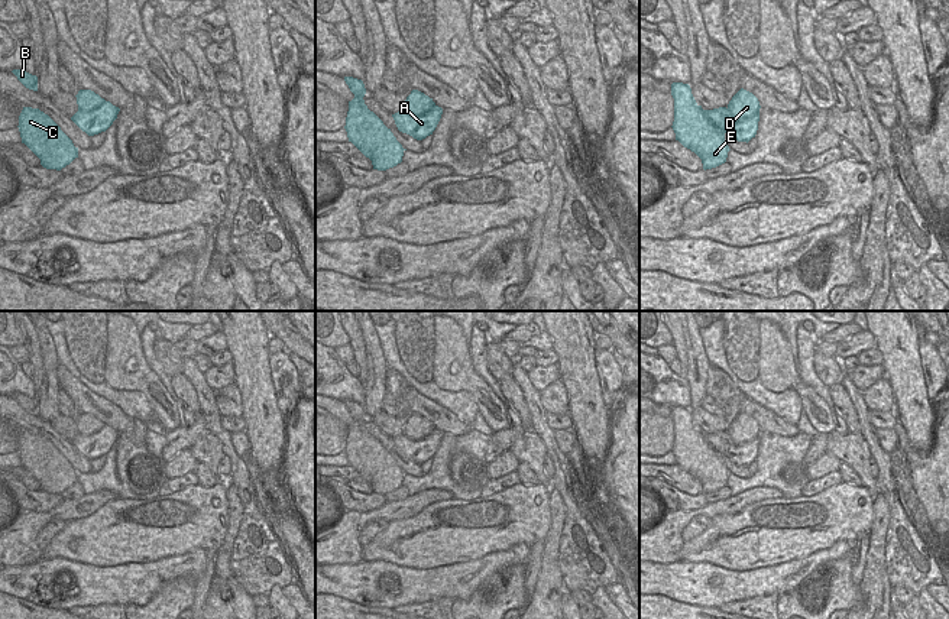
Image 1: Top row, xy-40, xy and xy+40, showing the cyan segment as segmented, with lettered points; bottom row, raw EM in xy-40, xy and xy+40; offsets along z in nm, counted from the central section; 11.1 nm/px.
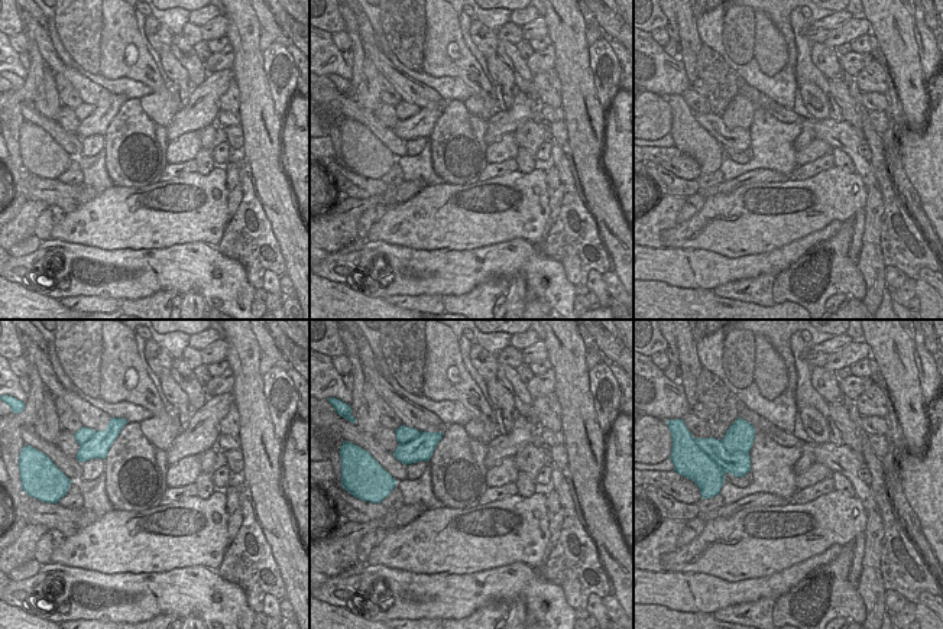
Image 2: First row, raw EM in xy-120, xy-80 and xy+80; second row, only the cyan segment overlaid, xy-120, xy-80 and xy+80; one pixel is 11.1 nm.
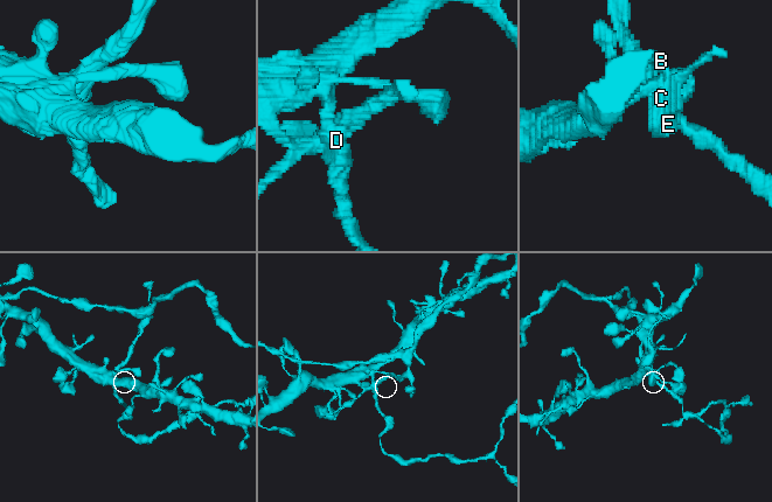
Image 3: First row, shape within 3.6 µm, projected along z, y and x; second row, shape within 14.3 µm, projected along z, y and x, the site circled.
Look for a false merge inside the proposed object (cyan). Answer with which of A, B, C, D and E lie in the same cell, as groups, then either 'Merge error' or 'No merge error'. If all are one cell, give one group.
Groups: A / B C D E. Merge error.

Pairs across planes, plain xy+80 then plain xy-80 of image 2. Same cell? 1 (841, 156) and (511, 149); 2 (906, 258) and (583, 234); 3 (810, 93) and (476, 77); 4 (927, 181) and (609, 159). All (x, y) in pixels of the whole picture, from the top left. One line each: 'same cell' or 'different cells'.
1: different cells
2: same cell
3: same cell
4: same cell

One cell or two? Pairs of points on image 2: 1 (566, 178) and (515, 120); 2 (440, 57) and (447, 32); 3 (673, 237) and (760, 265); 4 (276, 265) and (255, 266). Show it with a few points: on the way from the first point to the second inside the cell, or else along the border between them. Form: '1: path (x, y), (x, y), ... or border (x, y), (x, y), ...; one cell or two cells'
1: border (519, 90), (531, 101), (532, 119); two cells
2: path (444, 51), (444, 38); one cell
3: border (705, 249), (729, 258), (771, 252); two cells
4: path (271, 265), (261, 265); one cell

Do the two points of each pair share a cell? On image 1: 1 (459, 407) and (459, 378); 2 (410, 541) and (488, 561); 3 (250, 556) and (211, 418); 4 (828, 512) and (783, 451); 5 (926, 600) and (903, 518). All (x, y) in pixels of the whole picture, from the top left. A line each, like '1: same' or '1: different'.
1: different
2: different
3: same
4: different
5: different

